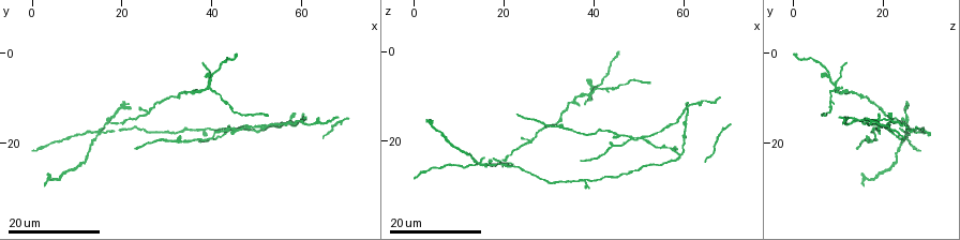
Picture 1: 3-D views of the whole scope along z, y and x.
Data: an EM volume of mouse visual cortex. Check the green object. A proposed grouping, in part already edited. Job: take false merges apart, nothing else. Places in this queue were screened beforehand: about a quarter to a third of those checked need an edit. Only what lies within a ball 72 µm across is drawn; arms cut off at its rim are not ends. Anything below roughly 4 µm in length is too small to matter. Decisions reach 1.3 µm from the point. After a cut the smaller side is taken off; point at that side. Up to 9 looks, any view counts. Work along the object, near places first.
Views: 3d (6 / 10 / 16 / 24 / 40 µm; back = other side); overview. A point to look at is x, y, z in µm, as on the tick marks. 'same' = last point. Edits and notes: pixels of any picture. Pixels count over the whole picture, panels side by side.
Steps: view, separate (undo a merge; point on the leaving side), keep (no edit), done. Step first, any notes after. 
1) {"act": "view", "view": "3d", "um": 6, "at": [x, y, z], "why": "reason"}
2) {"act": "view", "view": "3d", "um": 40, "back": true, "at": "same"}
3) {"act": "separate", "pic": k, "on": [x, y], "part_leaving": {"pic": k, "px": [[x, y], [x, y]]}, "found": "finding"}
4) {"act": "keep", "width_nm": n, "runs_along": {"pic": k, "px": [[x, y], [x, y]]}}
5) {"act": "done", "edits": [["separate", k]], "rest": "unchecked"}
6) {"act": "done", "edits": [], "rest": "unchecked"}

{"act": "view", "view": "3d", "um": 24, "at": [59.0, 15.5, 22.5], "why": "arms part here"}

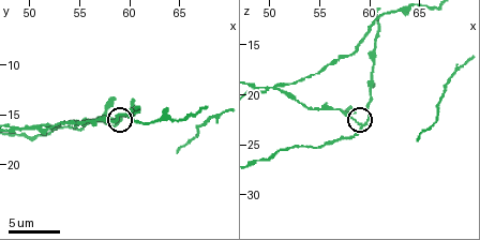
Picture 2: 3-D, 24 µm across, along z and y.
{"act": "view", "view": "3d", "um": 6, "at": [59.4, 15.4, 23.0]}

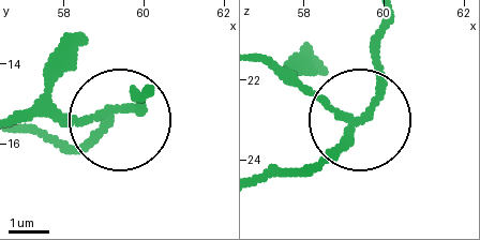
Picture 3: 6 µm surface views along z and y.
{"act": "separate", "pic": 3, "on": [60, 120], "arms": 3, "part_leaving": {"pic": 3, "px": [[105, 113], [17, 120]]}, "found": "two neurons meet here"}

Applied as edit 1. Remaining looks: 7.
{"act": "view", "view": "overview"}

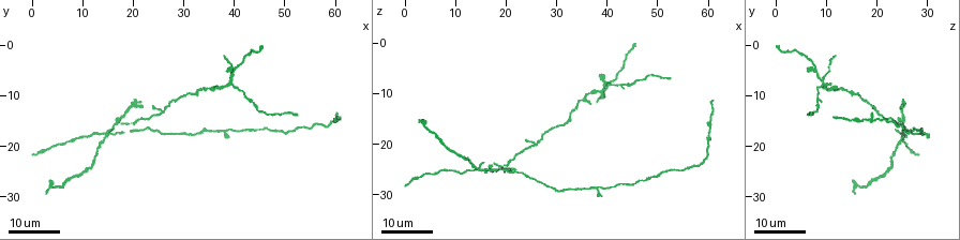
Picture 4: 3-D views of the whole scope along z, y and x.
{"act": "view", "view": "3d", "um": 16, "at": [45.0, 17.0, 28.0], "why": "thick turns thin"}

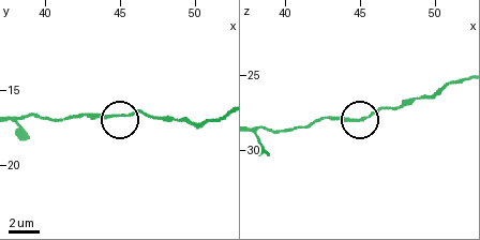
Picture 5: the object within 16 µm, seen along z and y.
{"act": "view", "view": "3d", "um": 6, "at": [45.0, 16.6, 28.0]}

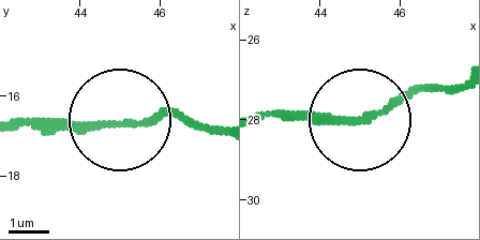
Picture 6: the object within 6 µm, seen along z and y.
{"act": "keep", "runs_along": {"pic": 6, "px": [[19, 126], [132, 116], [214, 126]]}, "found": "one neuron here"}

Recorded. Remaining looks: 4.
{"act": "view", "view": "3d", "um": 24, "at": [34.0, 8.5, 11.0], "why": "sudden change in width"}

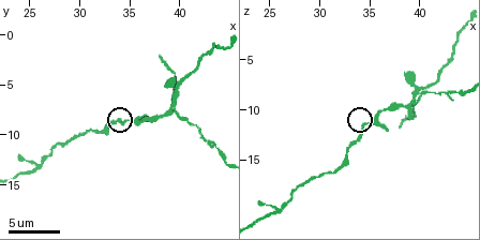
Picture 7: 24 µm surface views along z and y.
{"act": "view", "view": "3d", "um": 6, "at": [34.4, 9.0, 11.4]}

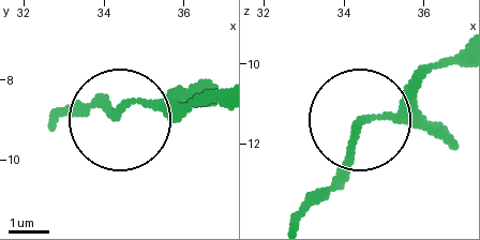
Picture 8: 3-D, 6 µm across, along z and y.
{"act": "keep", "runs_along": {"pic": 8, "px": [[58, 120], [92, 106], [119, 120], [147, 103], [214, 103]]}, "found": "all the same neuron"}

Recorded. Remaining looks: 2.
{"act": "view", "view": "3d", "um": 10, "at": [39.2, 7.2, 9.2]}

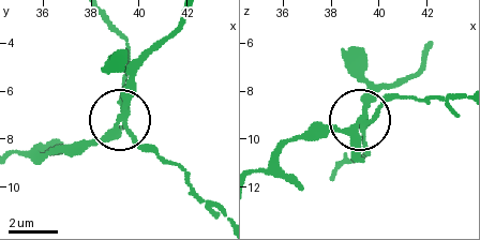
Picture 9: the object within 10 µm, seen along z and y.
{"act": "separate", "pic": 9, "on": [138, 145], "width_nm": 250, "part_leaving": {"pic": 9, "px": [[125, 118], [137, 140], [174, 165], [218, 208]]}, "found": "a second neuron is stuck on"}

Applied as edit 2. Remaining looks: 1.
{"act": "done", "edits": [["separate", 3], ["separate", 9]], "rest": "unchecked"}

